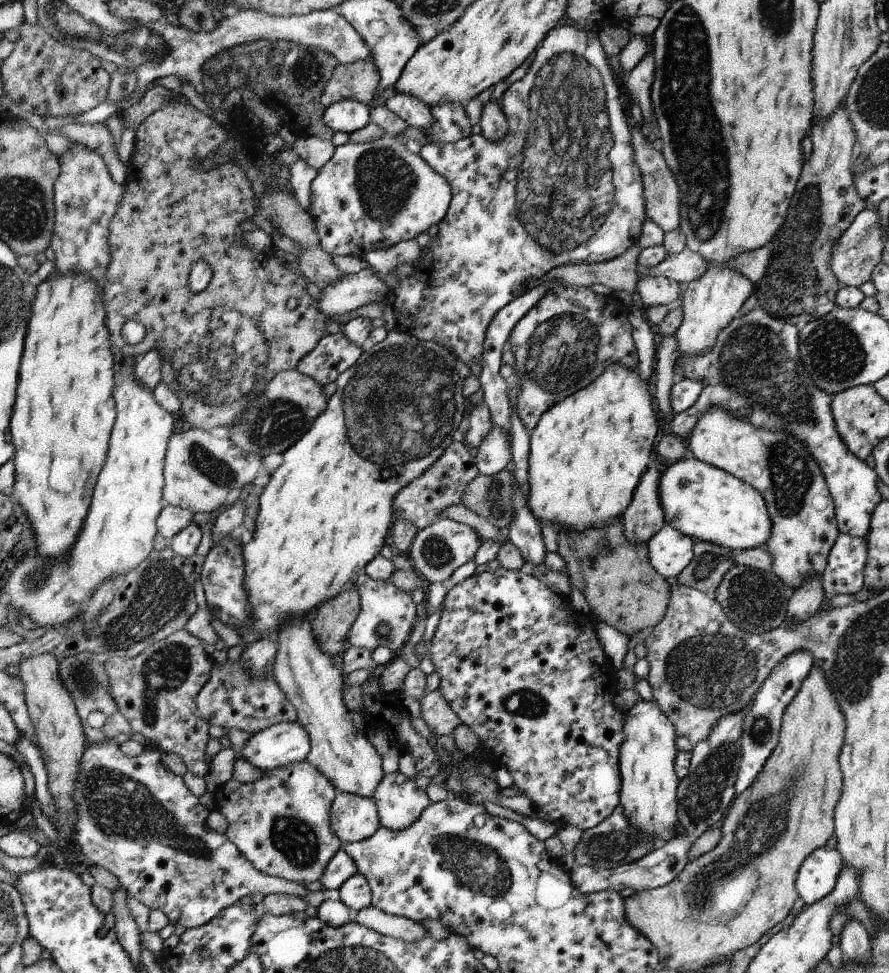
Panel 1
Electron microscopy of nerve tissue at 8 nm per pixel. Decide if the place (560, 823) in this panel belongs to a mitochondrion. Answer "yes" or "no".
no

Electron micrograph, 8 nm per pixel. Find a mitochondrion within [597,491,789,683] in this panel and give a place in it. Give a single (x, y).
(755, 600)

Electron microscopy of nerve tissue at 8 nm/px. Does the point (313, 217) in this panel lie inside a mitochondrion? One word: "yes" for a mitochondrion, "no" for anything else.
no

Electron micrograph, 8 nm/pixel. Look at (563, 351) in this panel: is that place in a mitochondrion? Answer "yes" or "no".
yes

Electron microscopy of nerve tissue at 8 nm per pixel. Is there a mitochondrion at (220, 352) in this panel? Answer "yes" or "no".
yes

